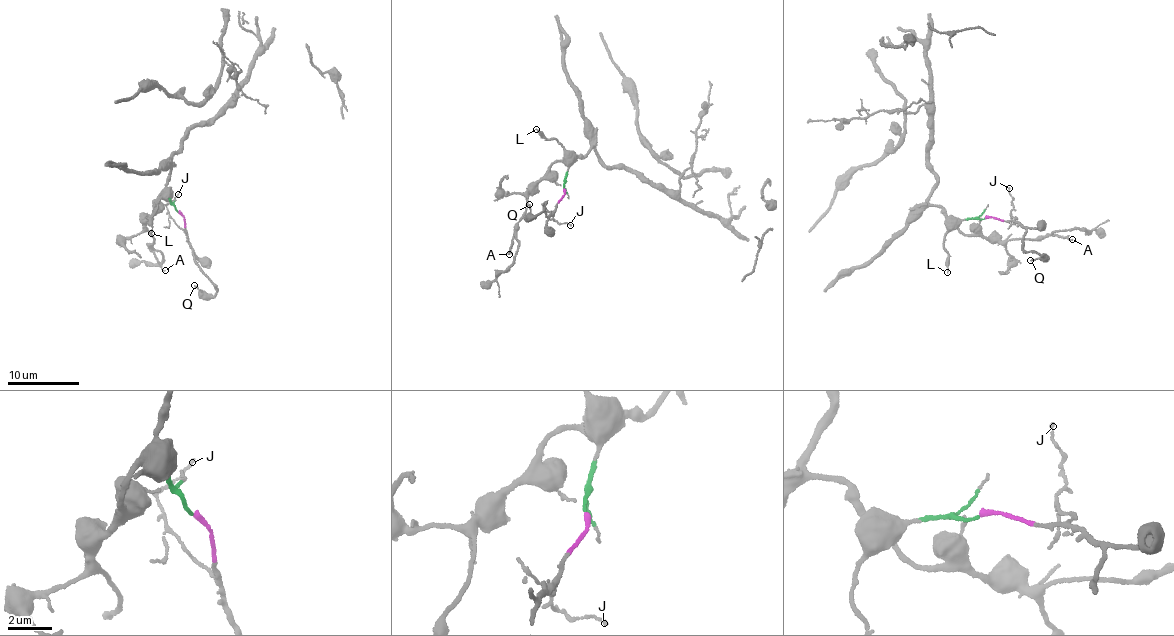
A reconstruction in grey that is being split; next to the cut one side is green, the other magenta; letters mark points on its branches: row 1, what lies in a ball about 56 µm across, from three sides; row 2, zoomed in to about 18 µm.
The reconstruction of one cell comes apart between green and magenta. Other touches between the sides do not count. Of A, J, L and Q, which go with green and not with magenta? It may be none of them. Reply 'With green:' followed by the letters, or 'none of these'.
With green: A, L

